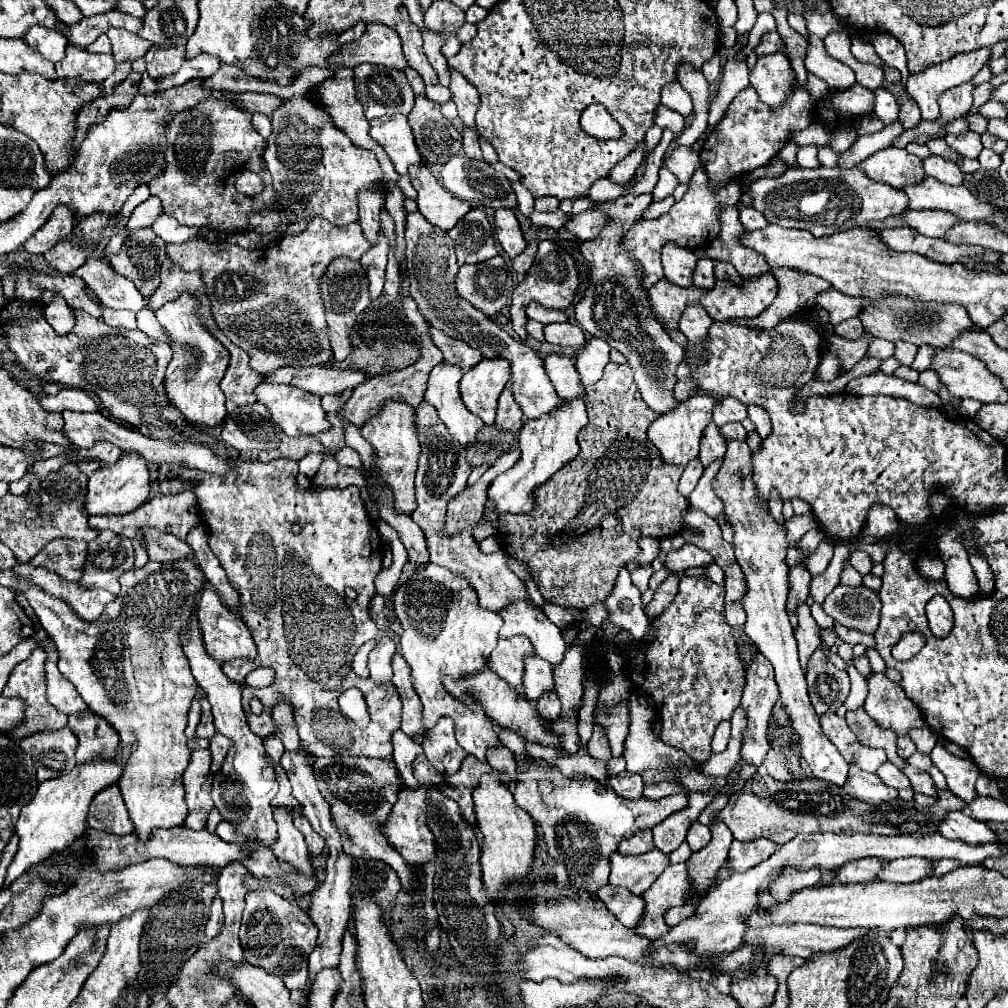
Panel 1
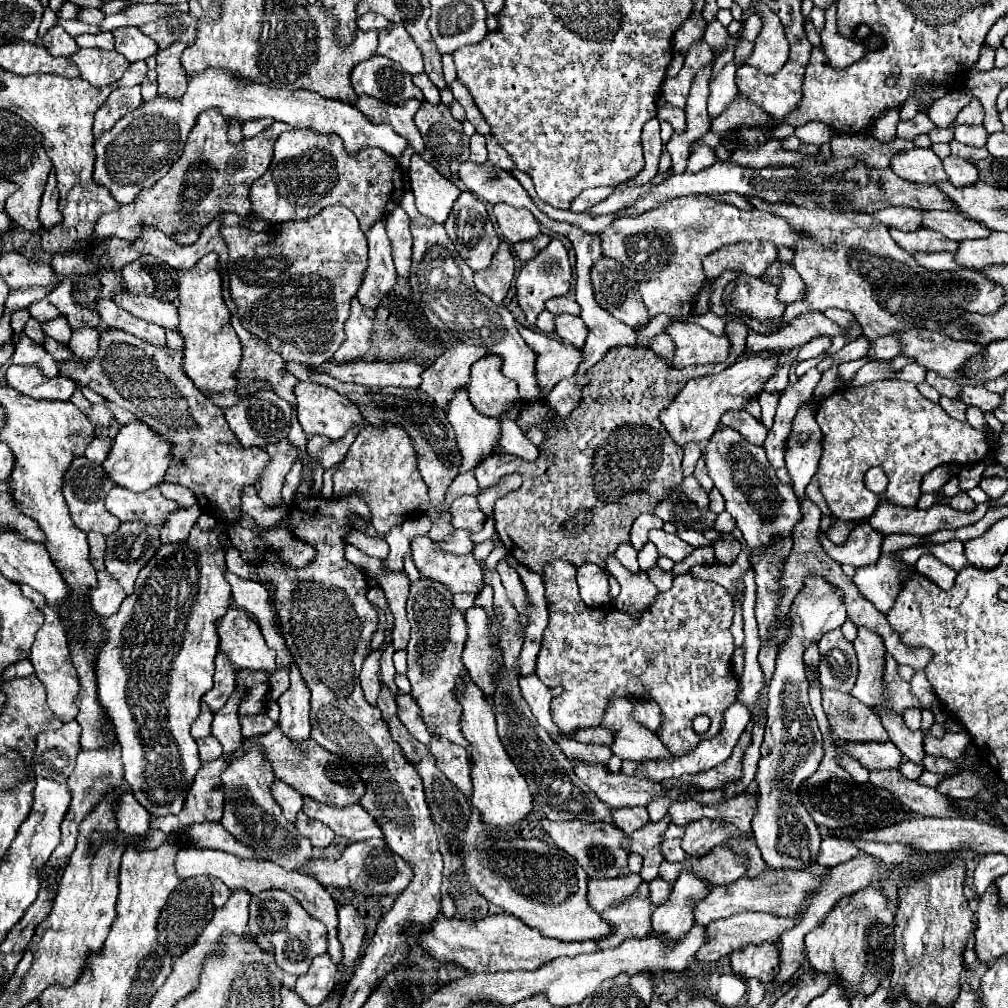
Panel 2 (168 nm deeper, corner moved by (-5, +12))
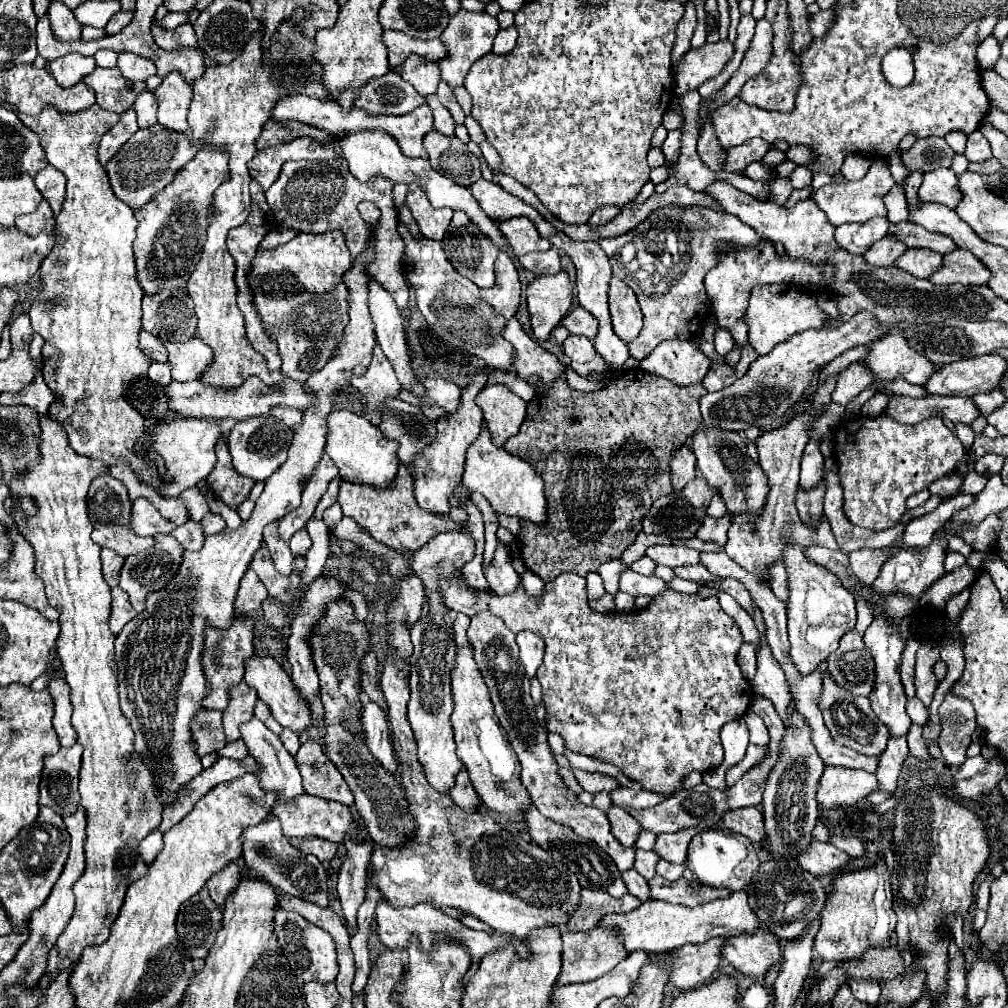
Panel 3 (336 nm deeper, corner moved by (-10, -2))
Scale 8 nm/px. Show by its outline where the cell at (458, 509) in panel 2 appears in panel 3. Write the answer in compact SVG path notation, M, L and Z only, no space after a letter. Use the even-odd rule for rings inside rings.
M459 530L453 532L445 532L445 534L437 534L433 536L433 540L429 540L423 548L419 548L417 552L413 552L411 558L411 570L423 580L425 592L427 592L427 604L429 604L429 612L433 614L449 614L449 608L445 608L445 604L441 604L441 600L435 600L437 596L437 584L441 578L453 578L453 576L461 576L461 568L473 558L475 554L475 542Z

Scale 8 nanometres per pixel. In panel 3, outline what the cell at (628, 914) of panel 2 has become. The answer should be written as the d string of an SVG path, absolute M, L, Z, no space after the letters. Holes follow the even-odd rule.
M593 928L589 932L563 930L561 938L563 938L563 968L561 968L561 976L557 978L557 986L595 980L607 974L611 968L615 968L615 964L625 960L625 956L629 954L625 952L623 942L617 938L617 934L609 930L599 930L599 928Z

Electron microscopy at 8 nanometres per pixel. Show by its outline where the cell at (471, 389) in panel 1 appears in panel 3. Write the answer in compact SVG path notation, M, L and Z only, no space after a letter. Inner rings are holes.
M489 384L477 394L477 404L483 410L483 420L497 446L503 446L519 432L525 420L525 400L513 394L503 384Z

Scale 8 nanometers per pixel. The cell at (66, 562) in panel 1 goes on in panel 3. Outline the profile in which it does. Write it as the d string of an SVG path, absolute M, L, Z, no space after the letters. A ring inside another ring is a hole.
M105 548L101 550L101 560L103 560L103 576L105 576L105 582L115 588L119 584L119 574L121 574L121 564L125 562L123 556L119 556L117 552Z

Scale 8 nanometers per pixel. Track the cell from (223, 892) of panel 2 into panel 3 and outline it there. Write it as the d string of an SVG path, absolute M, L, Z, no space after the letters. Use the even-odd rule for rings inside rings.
M237 862L225 866L221 872L215 872L215 876L211 876L207 880L207 888L209 888L209 894L211 898L223 906L225 904L225 898L231 894L231 890L237 886L239 882L239 876L241 876L241 868Z

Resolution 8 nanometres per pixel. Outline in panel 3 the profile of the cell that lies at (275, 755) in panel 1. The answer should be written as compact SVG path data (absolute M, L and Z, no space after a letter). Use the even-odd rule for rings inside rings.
M235 740L235 742L227 742L219 752L219 756L225 756L225 758L237 758L237 760L243 760L247 756L247 746L243 744L243 740Z

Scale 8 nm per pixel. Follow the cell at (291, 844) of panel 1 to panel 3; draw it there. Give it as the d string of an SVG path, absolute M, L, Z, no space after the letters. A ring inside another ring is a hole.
M253 716L249 722L241 724L241 740L245 742L249 754L257 760L257 764L261 764L259 780L261 780L261 786L265 790L275 790L279 794L279 798L283 798L283 800L289 800L289 798L305 792L301 786L301 774L299 774L299 768L295 764L295 758L285 750L279 736L275 736L261 720L257 720Z

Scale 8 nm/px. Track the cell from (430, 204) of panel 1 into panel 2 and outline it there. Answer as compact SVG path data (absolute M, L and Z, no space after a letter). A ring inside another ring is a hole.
M416 154L410 162L410 186L416 196L418 212L434 222L446 222L456 198L462 194L462 190L452 180L444 178L432 162Z

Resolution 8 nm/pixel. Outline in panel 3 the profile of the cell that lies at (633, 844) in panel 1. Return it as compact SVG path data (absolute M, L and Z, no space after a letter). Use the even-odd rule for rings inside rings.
M611 806L605 814L609 816L613 836L625 848L631 848L635 844L635 840L637 840L637 834L641 832L641 826L637 824L637 820L629 812L625 812L623 808L617 808L617 806Z

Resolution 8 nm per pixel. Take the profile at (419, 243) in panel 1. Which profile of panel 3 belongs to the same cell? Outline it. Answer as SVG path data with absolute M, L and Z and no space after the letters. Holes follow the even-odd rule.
M403 224L399 232L405 240L405 278L415 288L417 304L429 326L449 344L473 352L473 356L483 358L489 366L499 370L509 370L513 364L513 346L501 336L505 318L501 318L489 304L479 298L479 288L461 276L445 258L441 242L437 240L413 240Z

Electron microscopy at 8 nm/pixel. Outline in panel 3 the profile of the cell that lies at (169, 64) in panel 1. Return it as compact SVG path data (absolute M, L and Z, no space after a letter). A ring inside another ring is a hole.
M171 72L167 78L163 78L161 86L155 90L157 98L157 122L169 130L181 132L191 138L189 124L187 124L187 110L193 98L191 86L181 80L177 72Z

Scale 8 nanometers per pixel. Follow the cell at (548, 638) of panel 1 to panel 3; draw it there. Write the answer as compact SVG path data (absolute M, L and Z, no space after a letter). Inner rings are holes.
M497 540L495 556L493 556L491 564L485 566L483 574L489 582L489 588L495 594L511 594L517 588L521 578L513 570L513 558L511 558L511 552L509 552L509 544Z

